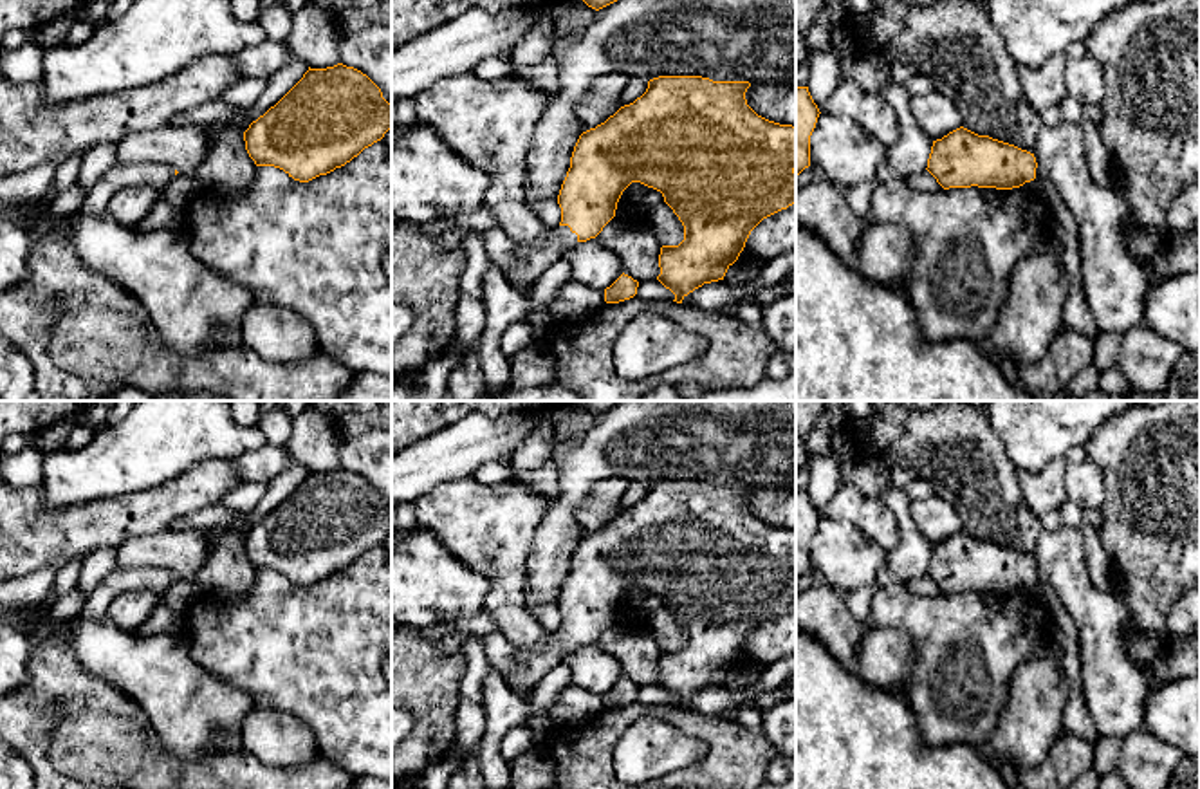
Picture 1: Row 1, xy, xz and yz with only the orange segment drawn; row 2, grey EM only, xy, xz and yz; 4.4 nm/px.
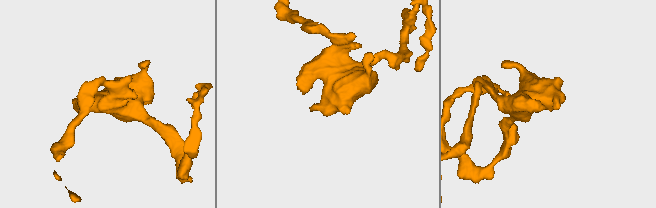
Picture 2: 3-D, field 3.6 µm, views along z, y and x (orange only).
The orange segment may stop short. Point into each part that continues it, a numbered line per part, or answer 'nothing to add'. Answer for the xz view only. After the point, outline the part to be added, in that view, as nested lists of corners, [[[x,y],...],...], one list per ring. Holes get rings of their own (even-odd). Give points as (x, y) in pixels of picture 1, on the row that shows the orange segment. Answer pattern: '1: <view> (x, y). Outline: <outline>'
1: xz (531, 260). Outline: [[[558,226],[547,238],[534,244],[516,242],[514,262],[505,273],[509,285],[527,294],[541,273],[574,244],[577,244],[577,235],[568,226]]]

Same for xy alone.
1: xy (150, 174). Outline: [[[144,162],[137,166],[114,164],[87,193],[81,211],[88,215],[103,215],[106,213],[110,199],[119,190],[126,186],[153,186],[161,190],[173,175],[173,168],[159,162]]]

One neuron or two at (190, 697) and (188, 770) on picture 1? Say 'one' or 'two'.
two

